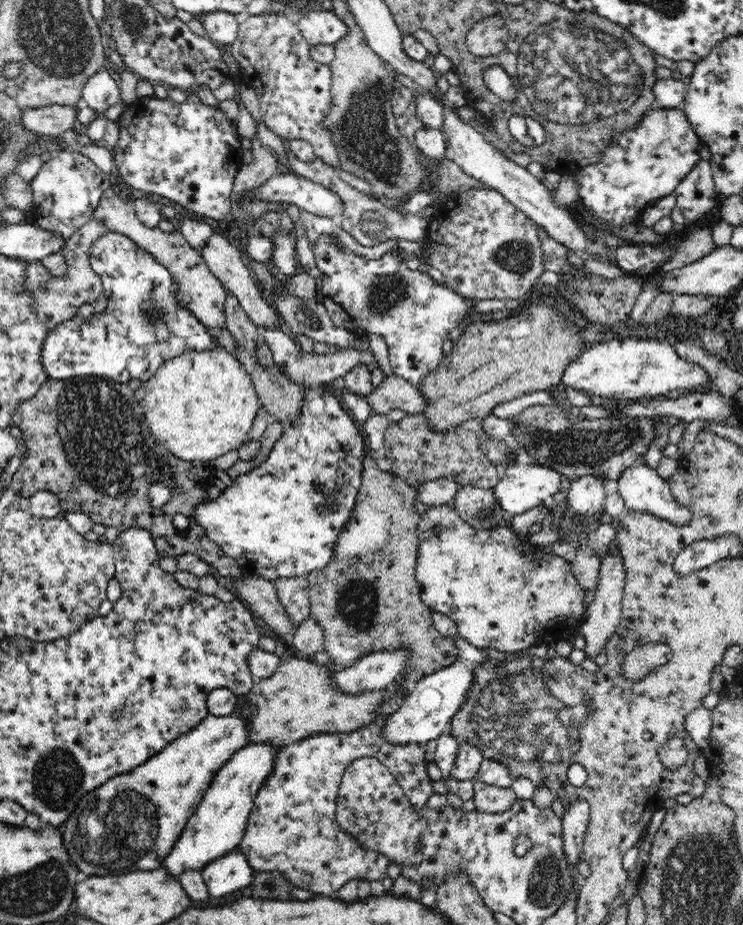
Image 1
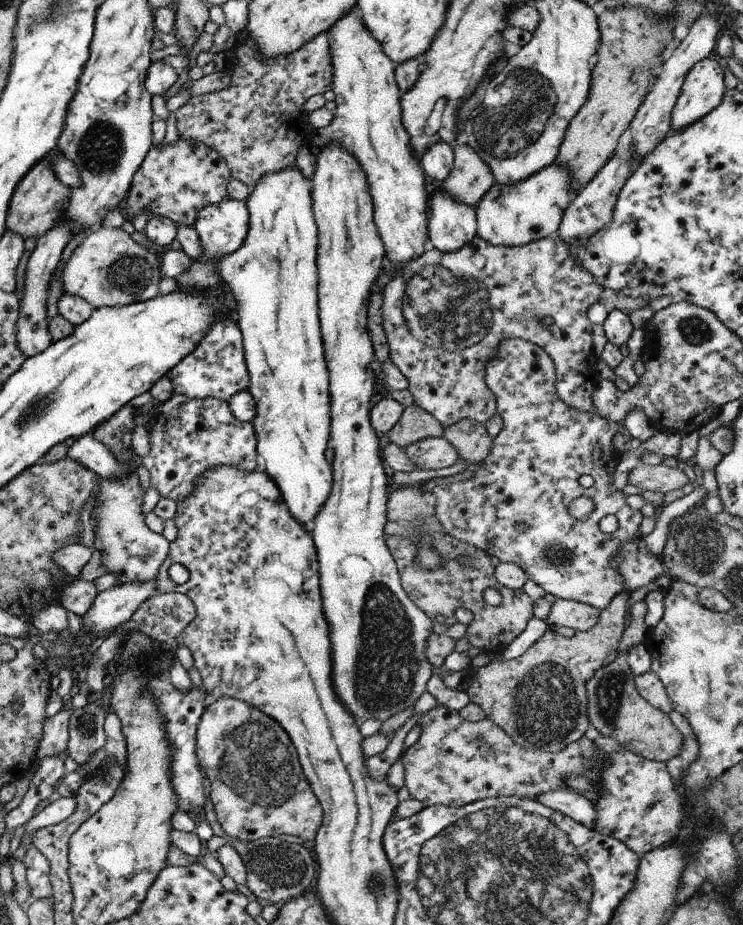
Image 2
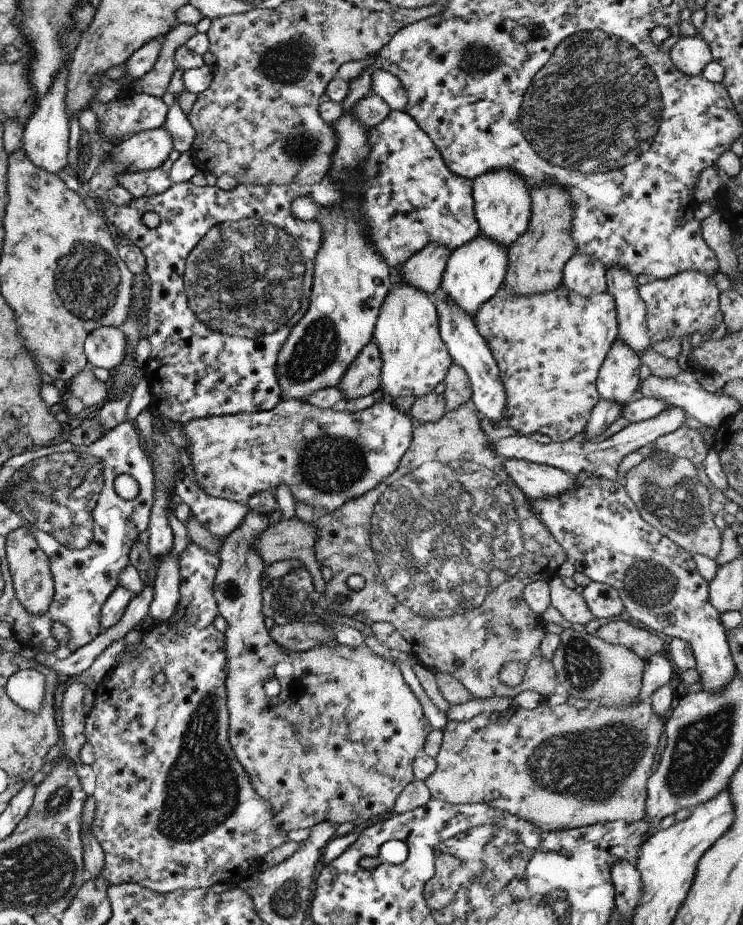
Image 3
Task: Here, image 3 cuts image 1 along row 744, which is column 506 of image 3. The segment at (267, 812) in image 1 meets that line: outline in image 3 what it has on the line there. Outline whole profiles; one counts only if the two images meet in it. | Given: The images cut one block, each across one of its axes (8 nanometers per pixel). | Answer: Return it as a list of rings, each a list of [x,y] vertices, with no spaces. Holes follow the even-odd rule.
[[[563,285],[555,288],[555,291],[529,296],[515,296],[501,287],[475,312],[473,322],[495,360],[499,379],[505,388],[505,426],[525,437],[534,433],[545,435],[553,443],[576,438],[599,400],[595,389],[596,377],[613,340],[617,338],[613,298],[606,291],[583,298],[569,292]]]

